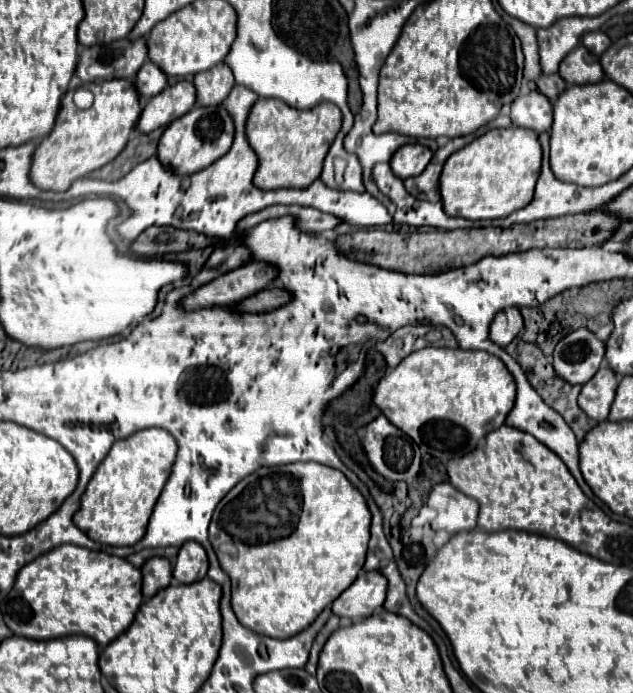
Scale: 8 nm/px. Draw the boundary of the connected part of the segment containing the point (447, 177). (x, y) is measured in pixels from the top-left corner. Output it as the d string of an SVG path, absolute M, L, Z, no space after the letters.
M508 127L490 129L482 137L454 151L440 175L442 209L450 217L464 219L500 219L530 203L542 163L538 135L532 129Z

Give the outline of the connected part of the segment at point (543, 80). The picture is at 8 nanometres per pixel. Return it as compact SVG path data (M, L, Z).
M554 73L554 75L542 75L542 77L538 77L538 79L536 79L536 87L538 87L538 91L540 91L542 95L546 95L550 101L556 101L558 95L564 91L566 83L562 81L560 75Z

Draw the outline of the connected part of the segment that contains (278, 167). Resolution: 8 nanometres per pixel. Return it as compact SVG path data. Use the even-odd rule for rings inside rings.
M258 99L248 115L246 139L258 157L254 185L258 189L308 187L320 177L322 161L340 129L342 113L334 103L320 103L308 111L288 107L280 99Z

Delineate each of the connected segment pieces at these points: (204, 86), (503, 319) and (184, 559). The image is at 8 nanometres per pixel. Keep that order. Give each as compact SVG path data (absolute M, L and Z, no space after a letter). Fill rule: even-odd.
M218 63L210 71L198 73L194 77L194 87L196 87L196 103L202 107L212 107L220 105L228 97L228 93L234 87L234 77L226 63Z
M506 307L490 323L490 339L496 345L506 347L522 331L522 327L524 323L522 323L520 311L516 307Z
M186 541L176 557L176 565L172 569L172 577L180 583L194 583L208 573L208 557L200 543Z

